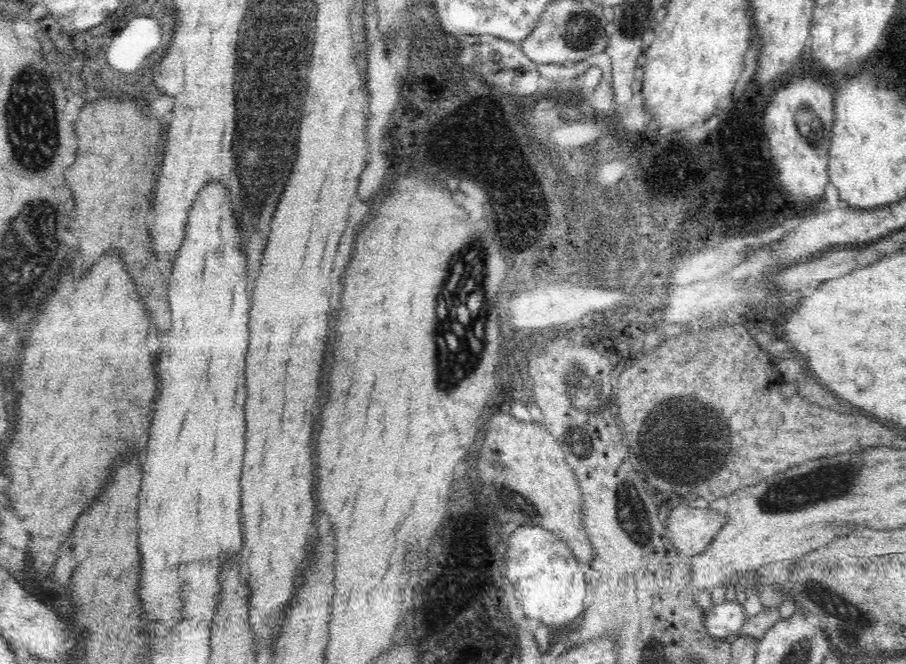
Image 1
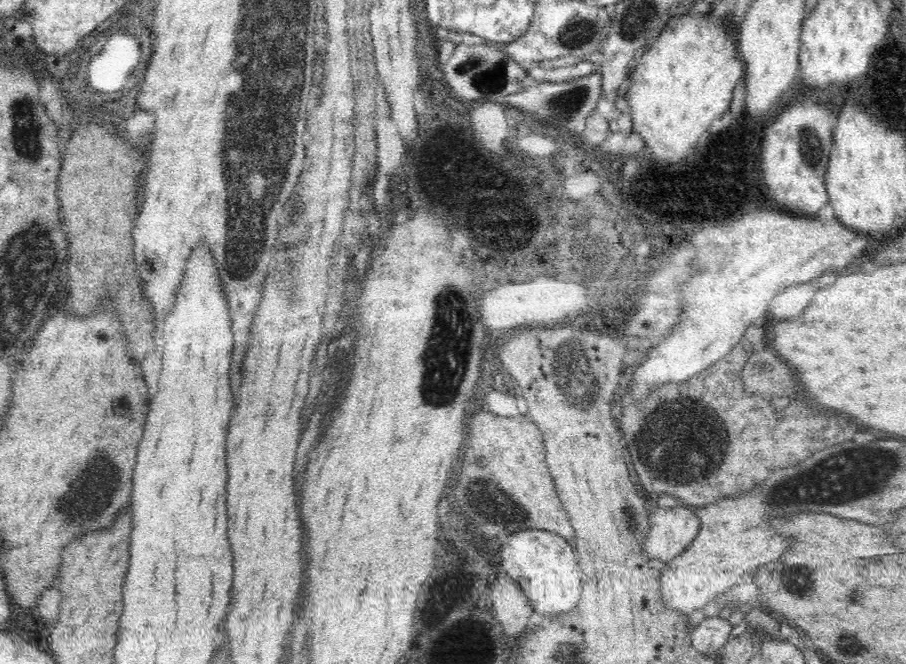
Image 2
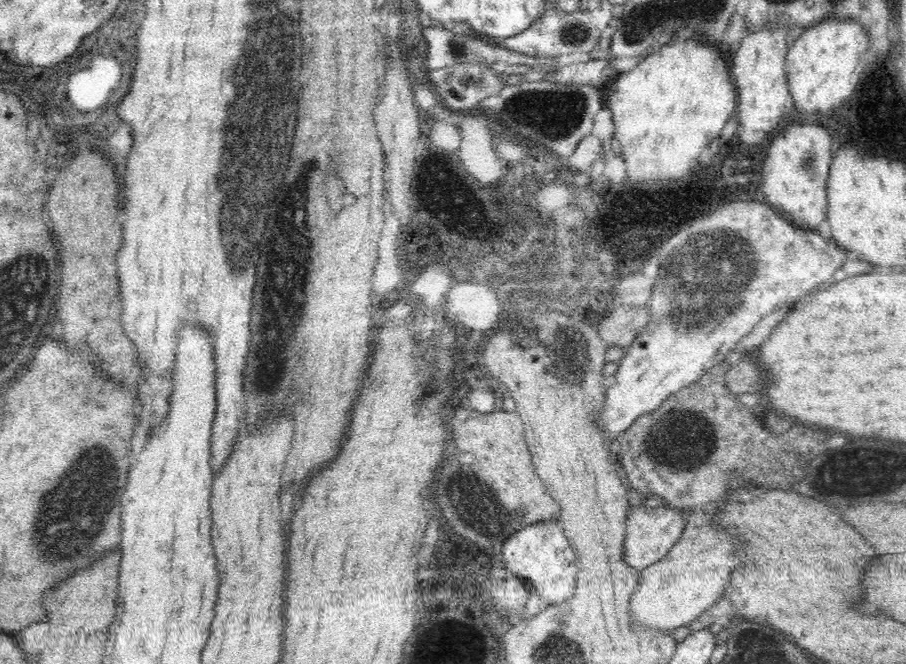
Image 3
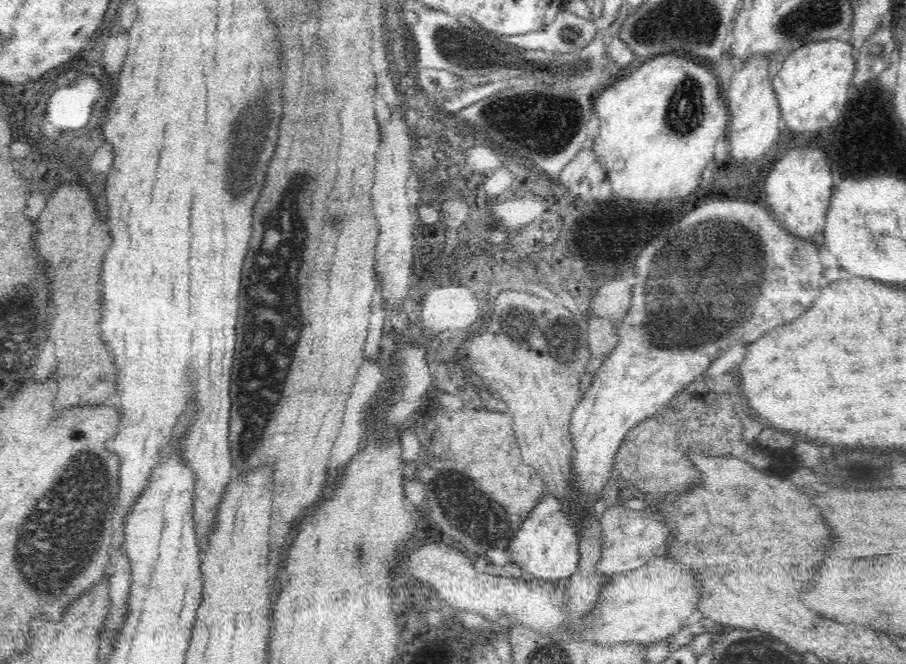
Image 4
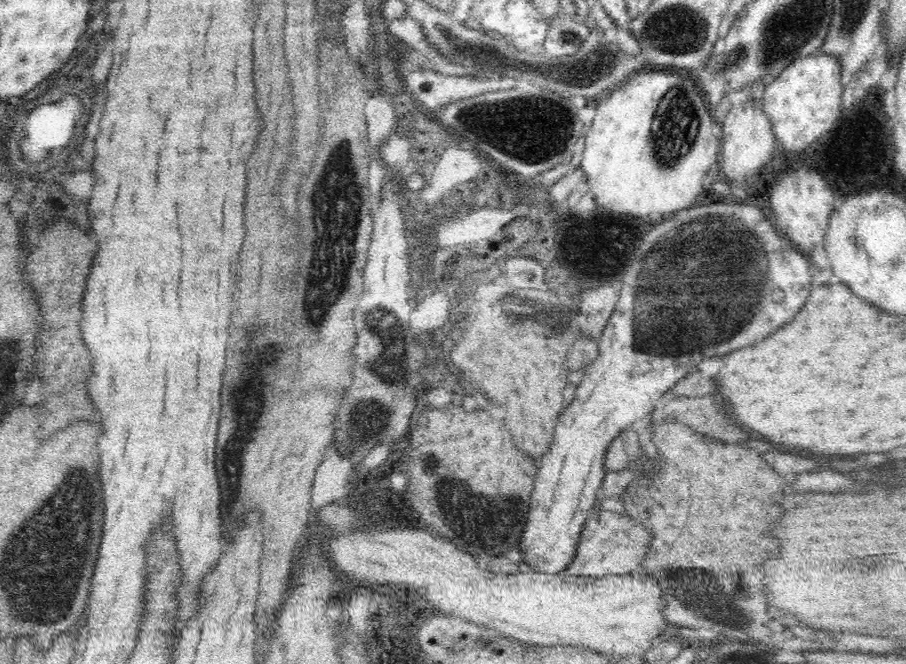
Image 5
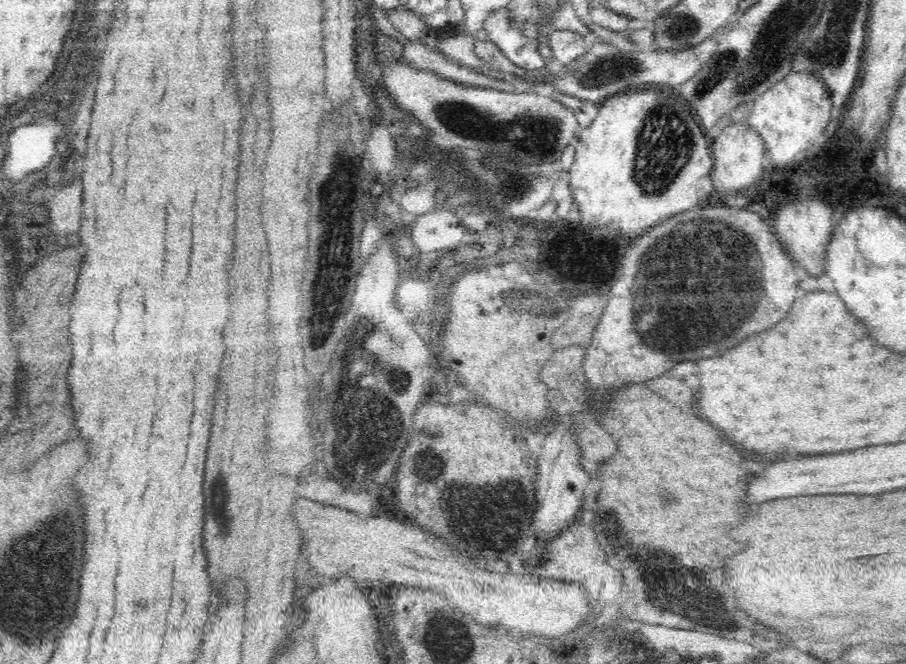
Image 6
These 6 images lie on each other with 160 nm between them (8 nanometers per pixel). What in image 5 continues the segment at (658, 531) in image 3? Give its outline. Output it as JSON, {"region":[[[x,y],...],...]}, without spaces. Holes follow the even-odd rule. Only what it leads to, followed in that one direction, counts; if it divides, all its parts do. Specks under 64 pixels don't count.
{"region":[[[600,510],[598,514],[590,515],[586,519],[574,560],[564,572],[568,575],[596,578],[640,572],[641,562],[649,552],[652,539],[650,530],[631,516]]]}

